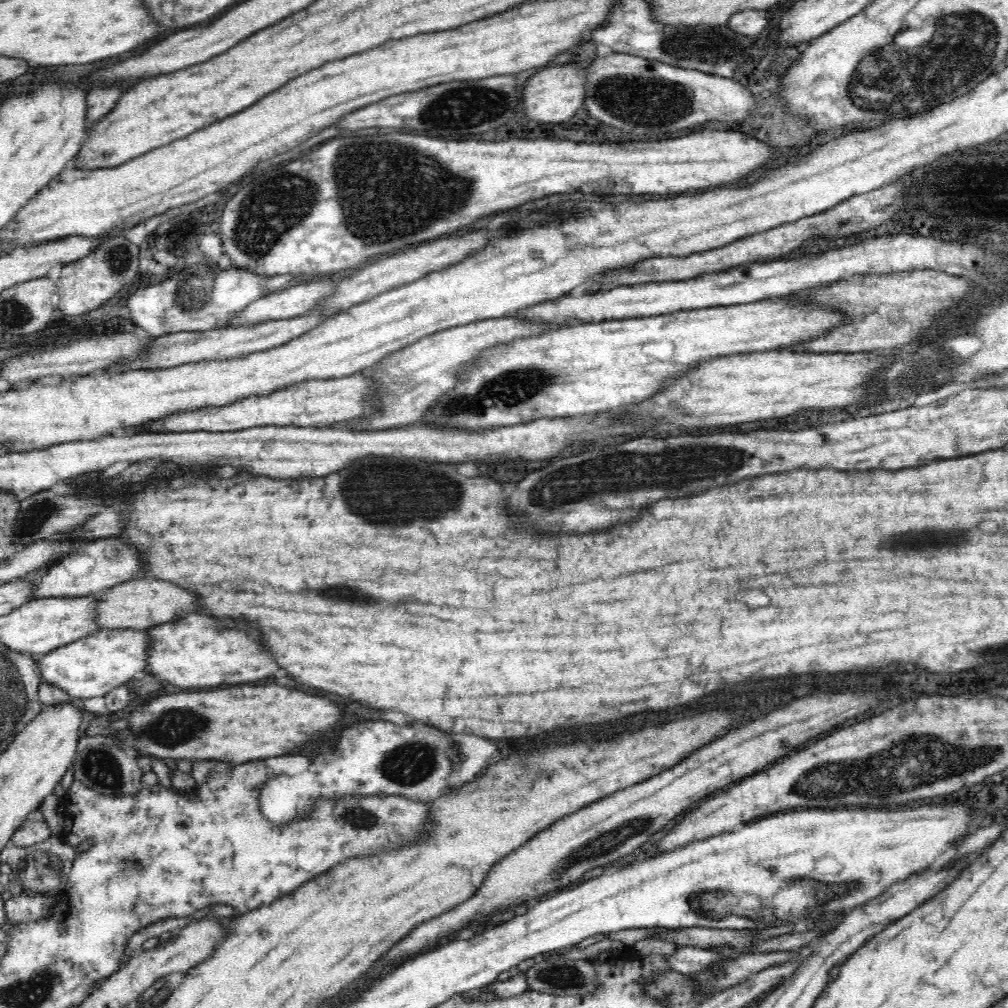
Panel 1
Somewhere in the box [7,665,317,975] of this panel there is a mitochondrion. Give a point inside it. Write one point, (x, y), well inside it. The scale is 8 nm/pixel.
(183, 723)

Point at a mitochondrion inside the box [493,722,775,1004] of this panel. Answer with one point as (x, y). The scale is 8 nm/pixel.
(609, 842)

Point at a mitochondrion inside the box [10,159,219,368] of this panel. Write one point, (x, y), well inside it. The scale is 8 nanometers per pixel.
(118, 251)

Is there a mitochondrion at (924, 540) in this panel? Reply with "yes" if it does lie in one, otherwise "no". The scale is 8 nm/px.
yes

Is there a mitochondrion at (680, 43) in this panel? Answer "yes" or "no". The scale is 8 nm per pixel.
yes

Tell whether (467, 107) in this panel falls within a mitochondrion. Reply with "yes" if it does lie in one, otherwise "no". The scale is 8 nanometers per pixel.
yes

